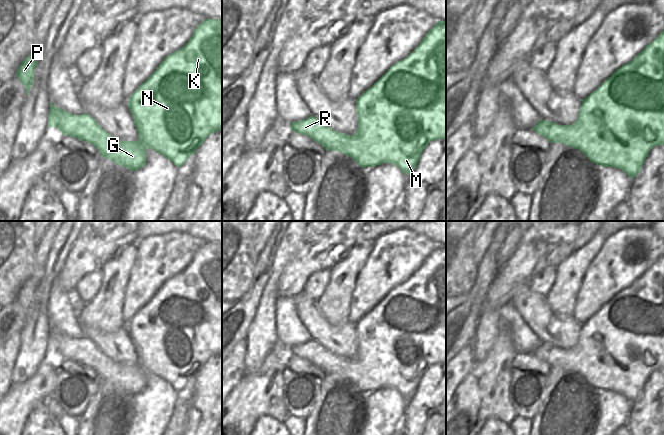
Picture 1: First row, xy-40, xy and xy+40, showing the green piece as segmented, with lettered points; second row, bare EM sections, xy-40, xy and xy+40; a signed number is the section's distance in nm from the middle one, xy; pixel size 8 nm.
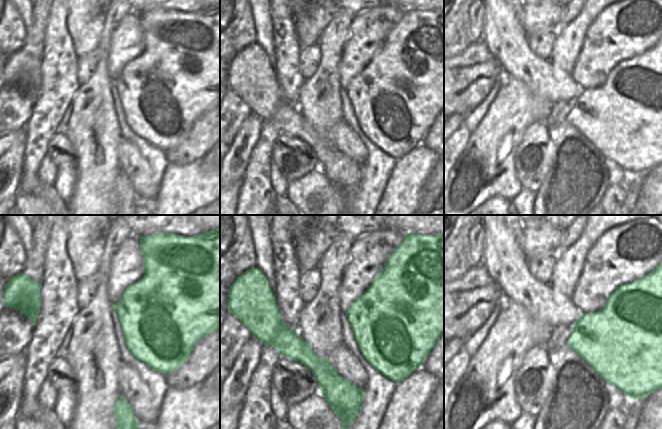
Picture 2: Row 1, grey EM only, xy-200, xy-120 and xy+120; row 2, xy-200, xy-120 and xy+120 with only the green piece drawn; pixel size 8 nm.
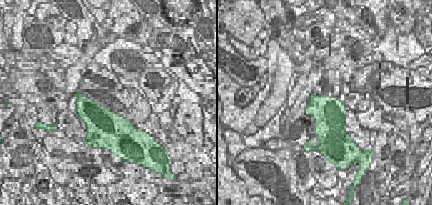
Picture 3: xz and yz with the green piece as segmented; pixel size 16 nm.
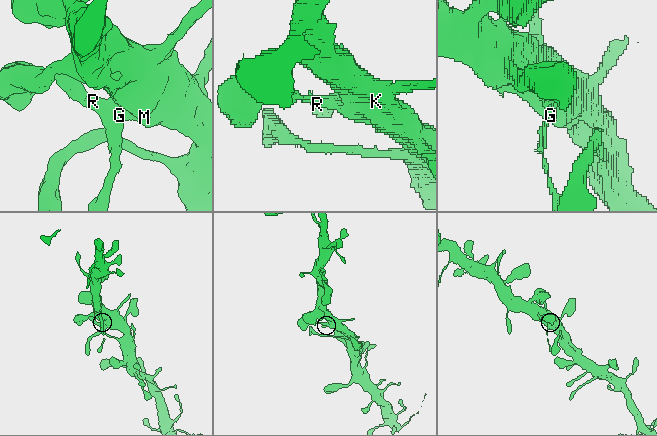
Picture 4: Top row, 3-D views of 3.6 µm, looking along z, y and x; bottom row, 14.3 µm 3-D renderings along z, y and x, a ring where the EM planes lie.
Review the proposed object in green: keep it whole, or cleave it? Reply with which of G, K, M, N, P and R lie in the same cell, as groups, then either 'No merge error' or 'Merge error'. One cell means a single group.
Groups: G K M N P R. No merge error

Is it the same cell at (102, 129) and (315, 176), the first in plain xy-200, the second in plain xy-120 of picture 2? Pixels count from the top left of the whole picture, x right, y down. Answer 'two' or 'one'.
two

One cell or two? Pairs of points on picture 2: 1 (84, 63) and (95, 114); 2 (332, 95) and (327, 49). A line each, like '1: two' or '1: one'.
1: two
2: one

